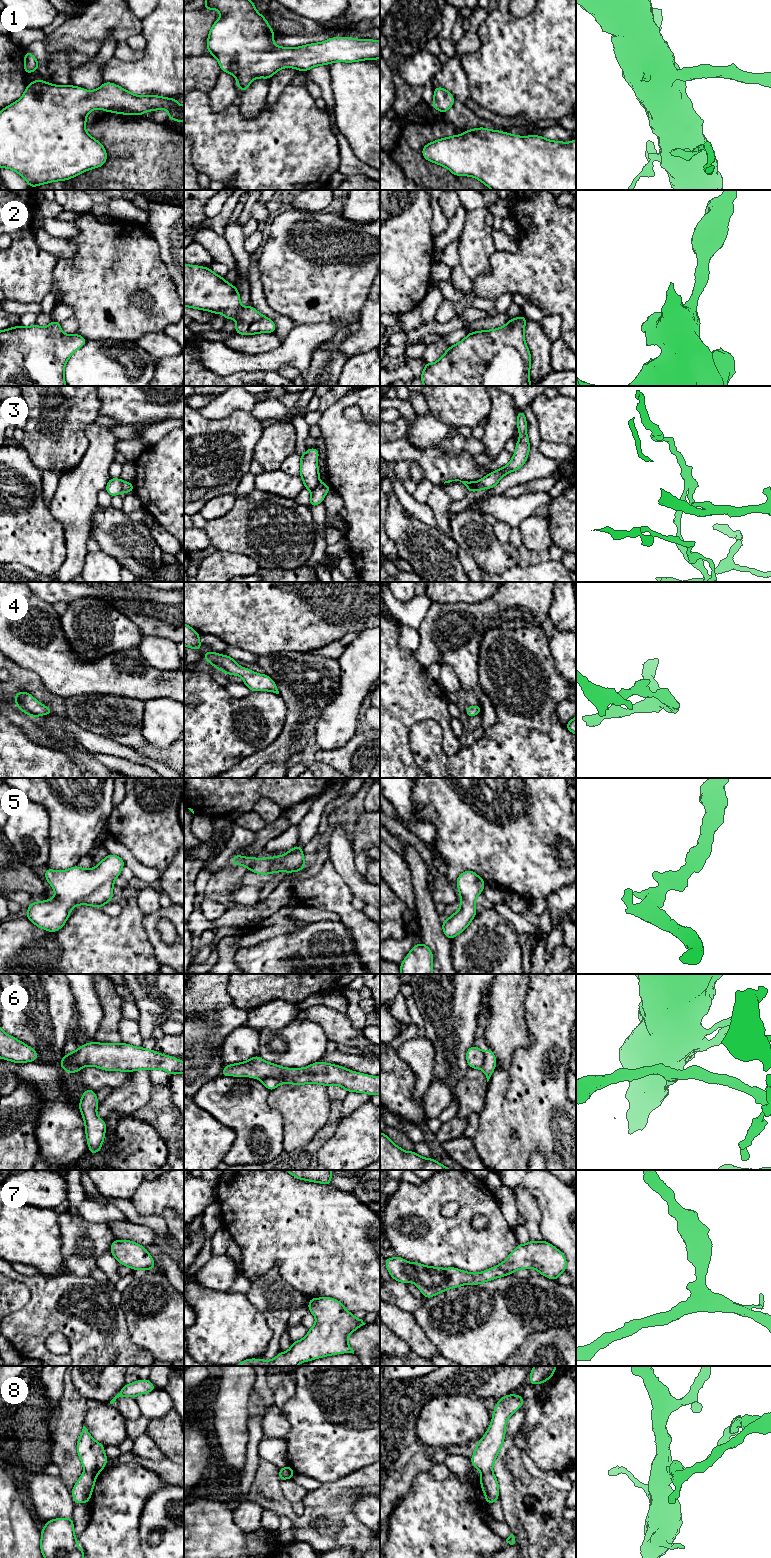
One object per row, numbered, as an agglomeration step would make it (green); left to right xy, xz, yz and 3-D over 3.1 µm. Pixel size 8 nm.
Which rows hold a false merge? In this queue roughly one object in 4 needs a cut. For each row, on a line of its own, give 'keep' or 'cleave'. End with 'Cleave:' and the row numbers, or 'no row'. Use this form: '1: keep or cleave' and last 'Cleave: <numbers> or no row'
1: keep
2: keep
3: cleave
4: keep
5: keep
6: cleave
7: keep
8: cleave
Cleave: 3, 6, 8

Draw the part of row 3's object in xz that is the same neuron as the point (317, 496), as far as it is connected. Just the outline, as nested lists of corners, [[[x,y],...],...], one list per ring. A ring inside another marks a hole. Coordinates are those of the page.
[[[319,482],[318,486],[311,491],[310,496],[310,508],[320,504],[324,501],[325,495],[331,490],[330,485],[325,485],[323,482]]]

